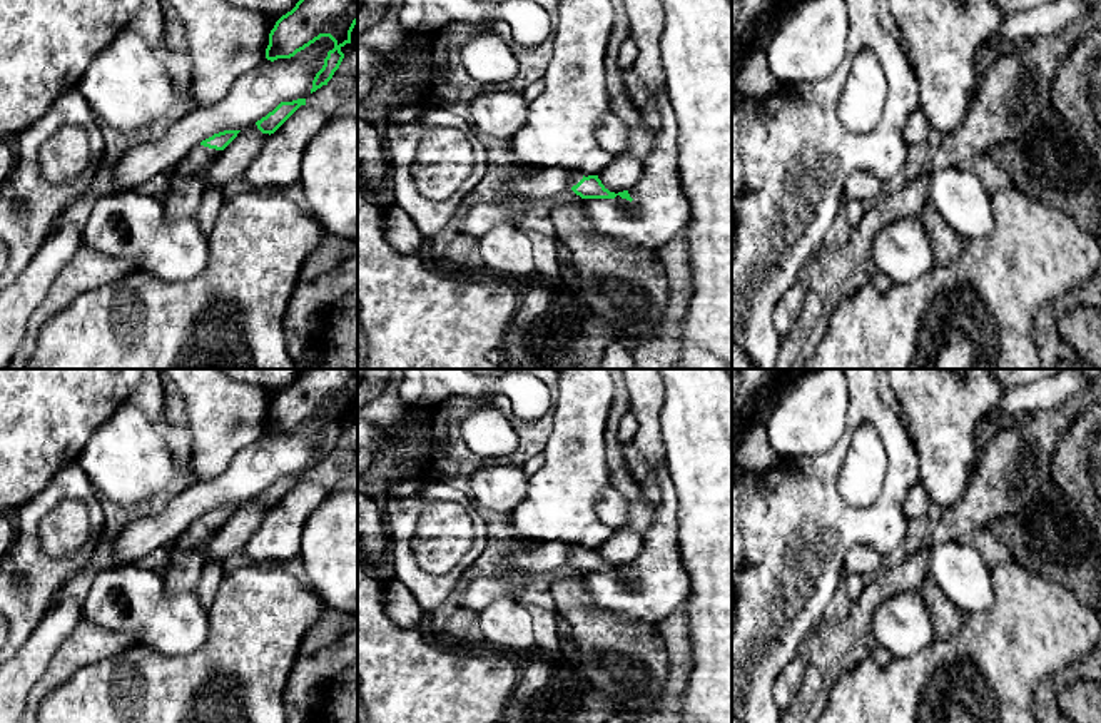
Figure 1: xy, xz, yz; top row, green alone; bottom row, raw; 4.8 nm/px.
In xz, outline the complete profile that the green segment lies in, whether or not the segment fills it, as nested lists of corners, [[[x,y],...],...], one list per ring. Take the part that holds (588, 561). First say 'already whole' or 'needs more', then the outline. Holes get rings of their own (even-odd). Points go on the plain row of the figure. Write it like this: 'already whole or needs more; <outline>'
needs more; [[[570,546],[570,559],[571,564],[580,569],[581,573],[615,573],[616,569],[620,569],[622,573],[627,574],[633,574],[628,568],[628,564],[623,566],[610,566],[601,554],[598,553],[598,549],[588,549],[585,551],[580,546]]]

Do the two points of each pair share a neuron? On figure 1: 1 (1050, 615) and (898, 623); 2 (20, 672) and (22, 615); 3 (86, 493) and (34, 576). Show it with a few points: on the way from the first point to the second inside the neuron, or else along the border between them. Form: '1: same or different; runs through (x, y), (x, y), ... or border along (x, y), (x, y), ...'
1: different; border along (934, 638), (923, 650), (899, 657)
2: different; border along (44, 615), (17, 652)
3: same; runs through (57, 491), (29, 520), (29, 548)

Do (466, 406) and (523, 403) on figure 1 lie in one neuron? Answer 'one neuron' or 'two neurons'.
two neurons

